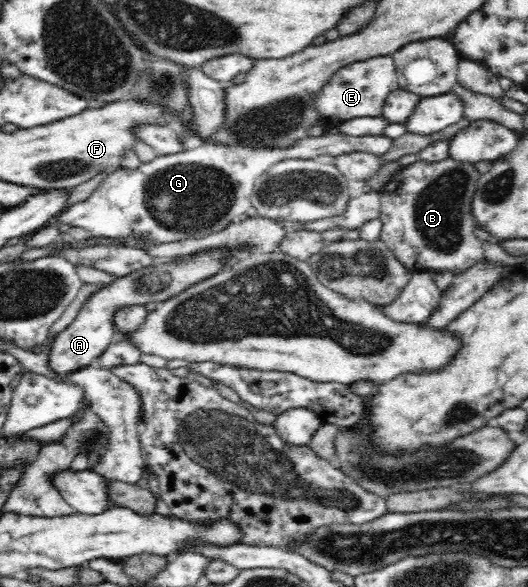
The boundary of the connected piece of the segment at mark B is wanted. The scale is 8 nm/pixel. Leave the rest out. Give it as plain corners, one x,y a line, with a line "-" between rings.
446,158
439,162
417,161
402,167
393,175
381,192
382,230
379,240
384,242
392,255
408,272
436,273
450,271
454,275
465,272
469,267
485,259
485,246
475,234
478,222
475,220
472,202
481,175
474,164
456,162

